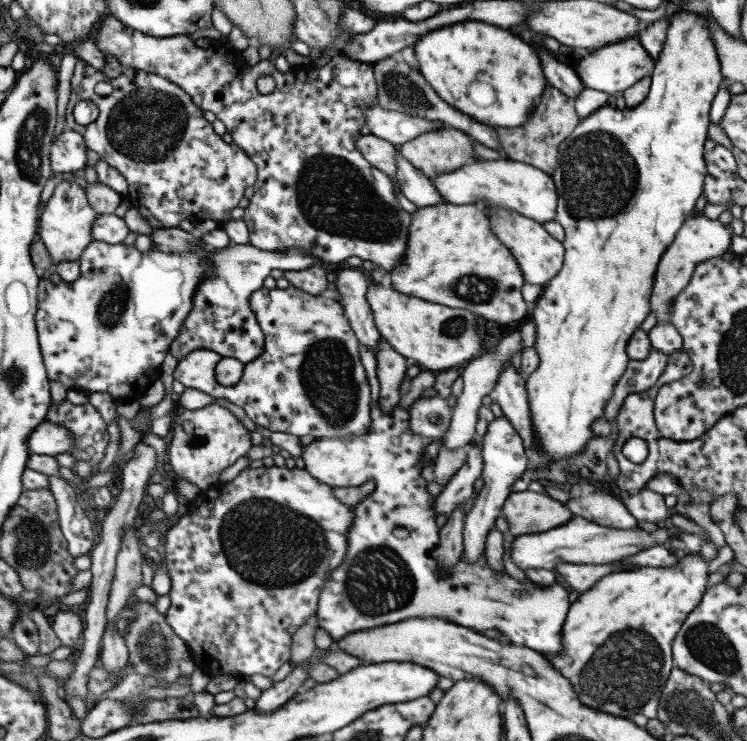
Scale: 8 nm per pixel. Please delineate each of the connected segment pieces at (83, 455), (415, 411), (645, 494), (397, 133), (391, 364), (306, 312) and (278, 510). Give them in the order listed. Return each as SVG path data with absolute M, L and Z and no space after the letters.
M68 400L62 402L62 404L52 402L44 421L60 423L74 433L76 446L72 450L68 450L68 453L76 457L76 465L70 470L84 478L98 474L96 468L105 456L106 448L108 448L109 435L104 418L102 418L94 406L89 402L80 405L74 405Z
M440 394L418 397L409 408L410 430L418 436L440 442L448 432L453 409Z
M642 488L620 502L623 502L628 512L640 522L660 525L671 514L665 506L665 496L650 489Z
M378 104L364 107L364 118L371 134L397 147L426 132L448 128L441 121L408 116L396 110L387 111Z
M380 336L376 357L376 372L379 380L380 408L384 414L390 414L392 408L400 402L400 386L410 362L390 346L386 338Z
M290 285L285 289L280 289L278 287L267 289L262 287L254 291L254 293L250 295L250 308L252 308L252 312L254 312L262 332L264 332L264 350L262 351L262 354L259 354L258 357L254 358L254 360L247 362L244 365L241 379L236 384L232 386L224 386L216 380L215 368L218 362L222 360L223 356L214 351L207 351L206 349L196 349L195 351L190 351L190 353L186 354L186 357L182 357L182 359L177 362L176 368L173 372L173 377L178 380L178 382L182 382L185 387L196 388L196 390L209 394L216 401L230 405L232 408L237 410L250 425L259 424L260 426L264 426L264 428L268 428L271 432L285 432L299 437L310 434L310 436L313 436L315 440L318 440L328 437L362 435L366 433L366 431L370 431L370 421L372 421L372 418L370 418L370 405L372 405L372 396L369 382L366 379L367 368L362 366L360 352L358 352L358 349L360 349L360 342L358 338L356 338L356 334L354 330L352 330L351 324L344 314L342 305L331 296L314 296L304 290L300 290L299 288Z
M264 465L261 468L246 468L232 482L220 484L212 494L202 496L189 507L188 512L171 530L168 530L165 536L165 562L168 564L172 582L169 592L171 604L164 616L172 631L190 647L197 667L204 667L216 675L232 674L232 672L238 671L243 676L263 674L271 677L280 667L287 665L291 660L292 650L290 648L293 634L310 618L316 617L317 620L319 596L320 592L324 590L328 574L332 570L336 570L346 556L349 546L349 536L347 535L351 530L352 522L355 521L353 508L354 506L339 502L334 497L333 488L313 478L305 468L295 467L293 470L289 470L286 467L278 468L275 465L271 468Z

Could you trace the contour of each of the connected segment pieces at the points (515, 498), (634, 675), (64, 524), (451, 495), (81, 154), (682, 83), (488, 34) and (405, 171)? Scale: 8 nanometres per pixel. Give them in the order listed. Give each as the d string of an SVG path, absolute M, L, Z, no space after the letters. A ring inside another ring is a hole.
M535 486L523 492L512 492L504 502L501 515L508 522L508 532L515 538L524 534L546 532L566 523L574 516L565 506Z
M685 551L683 554L684 557L680 557L678 563L674 563L672 566L638 567L632 570L614 571L607 574L600 578L590 590L586 590L584 594L580 594L579 599L569 607L567 618L564 624L562 624L562 645L564 645L564 650L558 656L554 656L554 654L542 654L542 657L546 657L554 665L554 669L560 671L564 677L570 679L570 683L572 683L574 690L576 690L580 701L584 705L627 719L631 719L634 714L644 714L648 719L657 718L659 697L672 668L675 666L672 652L674 637L677 635L684 621L686 621L686 618L698 607L698 604L702 601L702 596L707 591L706 586L708 586L708 561L704 560L699 552Z
M49 477L48 481L57 503L60 529L68 553L74 558L90 554L96 544L96 532L84 514L86 507L78 497L76 487L63 478Z
M481 446L466 447L466 462L457 474L444 486L440 496L435 498L434 511L438 517L444 514L450 517L461 505L474 494L476 479L481 478L483 471Z
M66 128L54 138L50 147L51 172L61 175L84 169L87 149L84 138L78 132Z
M679 8L670 17L674 19L669 22L670 24L668 23L666 43L664 43L659 60L655 62L653 72L650 75L651 86L646 98L644 99L644 102L640 102L638 106L632 107L631 109L626 108L621 112L619 112L617 108L606 105L604 107L598 108L598 110L592 112L592 114L587 116L585 119L582 119L581 122L576 126L576 129L565 139L565 141L560 144L558 151L558 165L556 165L556 169L554 169L554 172L551 174L551 178L554 180L554 184L556 186L556 194L558 194L558 208L556 209L557 213L555 220L562 225L562 228L565 232L565 237L562 241L562 244L565 248L565 255L563 268L560 270L560 272L558 272L556 277L550 279L547 284L543 286L542 293L540 294L539 299L536 301L536 306L532 312L531 322L536 324L536 341L534 342L533 346L534 350L538 352L538 356L540 356L540 363L538 363L536 370L528 375L526 381L528 402L530 402L530 418L532 418L532 428L534 428L536 444L540 446L540 452L542 452L542 454L548 458L548 462L551 464L558 464L558 462L564 462L564 460L568 462L570 458L578 456L580 452L584 452L584 448L586 448L588 440L595 437L594 431L592 431L592 424L594 424L598 418L605 416L606 404L608 404L608 400L610 400L610 398L612 398L612 394L614 394L614 386L616 386L616 382L622 378L622 374L624 374L624 370L626 370L626 366L628 366L628 362L631 360L631 358L628 356L628 353L626 353L626 344L628 344L628 341L630 338L632 338L632 334L634 334L636 330L640 329L640 324L646 320L646 316L650 314L650 296L652 296L652 286L654 286L654 278L656 275L656 270L658 269L658 262L660 262L662 254L664 254L664 250L666 250L666 248L668 248L668 246L674 242L674 236L676 236L676 232L678 232L682 224L684 224L684 220L686 220L687 216L692 213L692 210L696 204L696 200L702 196L703 184L706 176L704 147L705 143L707 142L710 124L709 112L712 101L714 100L714 97L720 88L723 77L721 76L720 62L718 61L718 56L716 55L716 44L714 44L712 41L709 27L707 26L707 18L710 18L710 14L708 14L706 17L700 17L699 15L690 13L689 10L683 10Z
M470 20L470 22L456 22L430 30L422 34L412 47L420 65L419 72L432 85L440 98L456 110L494 129L523 126L540 103L542 93L548 84L532 45L524 42L519 36L518 38L512 36L504 28L486 22Z
M398 149L396 150L396 166L398 169L396 169L394 181L400 188L400 192L418 209L445 202L432 181L420 169L408 162Z

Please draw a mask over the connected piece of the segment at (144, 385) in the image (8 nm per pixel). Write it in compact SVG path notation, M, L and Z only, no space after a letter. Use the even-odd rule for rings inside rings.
M93 240L78 260L80 278L70 286L55 290L42 277L37 286L35 323L49 380L60 382L66 390L108 392L117 402L141 400L153 382L152 370L162 364L170 344L180 334L198 286L211 276L215 263L210 258L212 255L202 249L166 253L151 248L142 253L134 245Z

